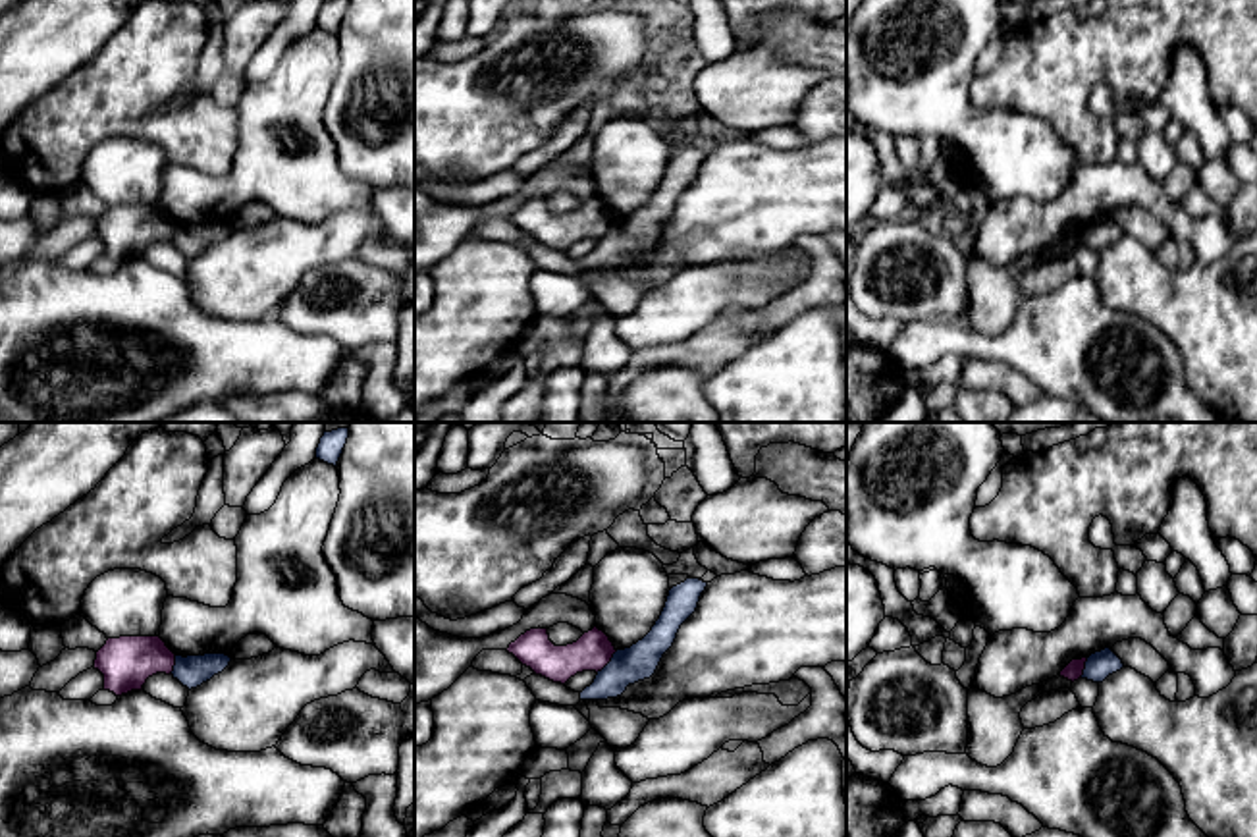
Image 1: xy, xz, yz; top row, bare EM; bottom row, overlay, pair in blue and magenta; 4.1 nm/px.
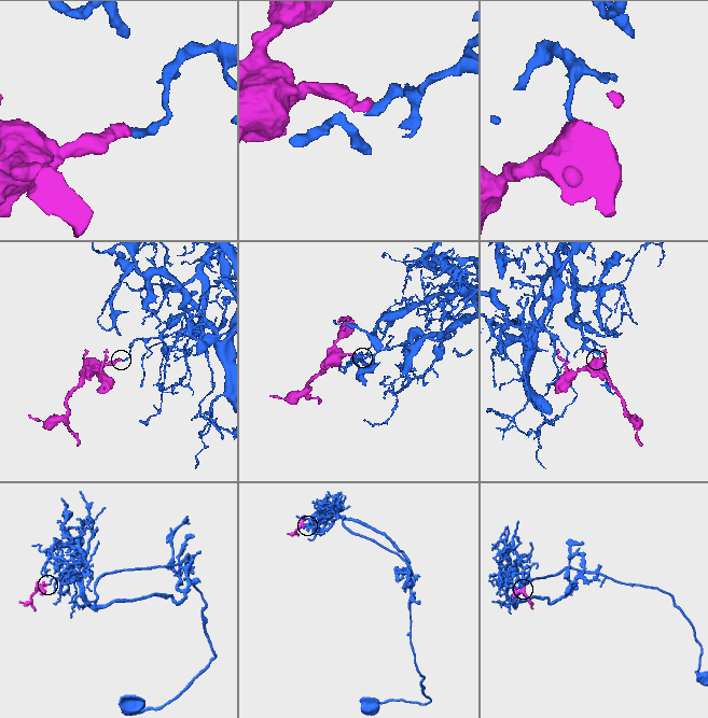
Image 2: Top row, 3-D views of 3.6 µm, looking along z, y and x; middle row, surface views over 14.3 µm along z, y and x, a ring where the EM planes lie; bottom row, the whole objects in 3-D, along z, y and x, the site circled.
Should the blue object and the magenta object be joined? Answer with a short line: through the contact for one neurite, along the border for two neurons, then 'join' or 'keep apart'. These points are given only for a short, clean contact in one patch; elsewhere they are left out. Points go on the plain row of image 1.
line xz (617, 218), (596, 240); keep apart

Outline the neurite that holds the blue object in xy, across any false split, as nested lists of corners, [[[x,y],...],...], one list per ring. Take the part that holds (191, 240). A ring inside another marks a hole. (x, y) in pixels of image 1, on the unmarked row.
[[[204,222],[204,224],[175,224],[174,247],[183,255],[197,256],[210,249],[214,243],[222,241],[229,233],[231,226],[226,222]]]

